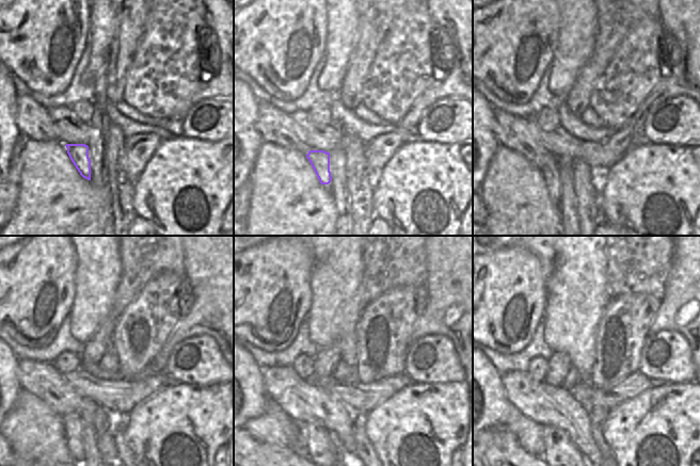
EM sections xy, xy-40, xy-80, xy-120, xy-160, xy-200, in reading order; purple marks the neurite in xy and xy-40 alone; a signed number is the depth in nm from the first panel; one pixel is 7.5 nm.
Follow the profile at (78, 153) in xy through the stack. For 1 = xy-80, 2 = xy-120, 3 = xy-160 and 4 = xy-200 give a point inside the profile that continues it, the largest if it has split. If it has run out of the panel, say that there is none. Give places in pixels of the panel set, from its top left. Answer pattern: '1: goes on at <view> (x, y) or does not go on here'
1: goes on at xy-80 (554, 171)
2: goes on at xy-120 (72, 422)
3: goes on at xy-160 (318, 448)
4: goes on at xy-200 (559, 452)

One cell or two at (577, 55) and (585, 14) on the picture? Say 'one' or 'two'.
one

